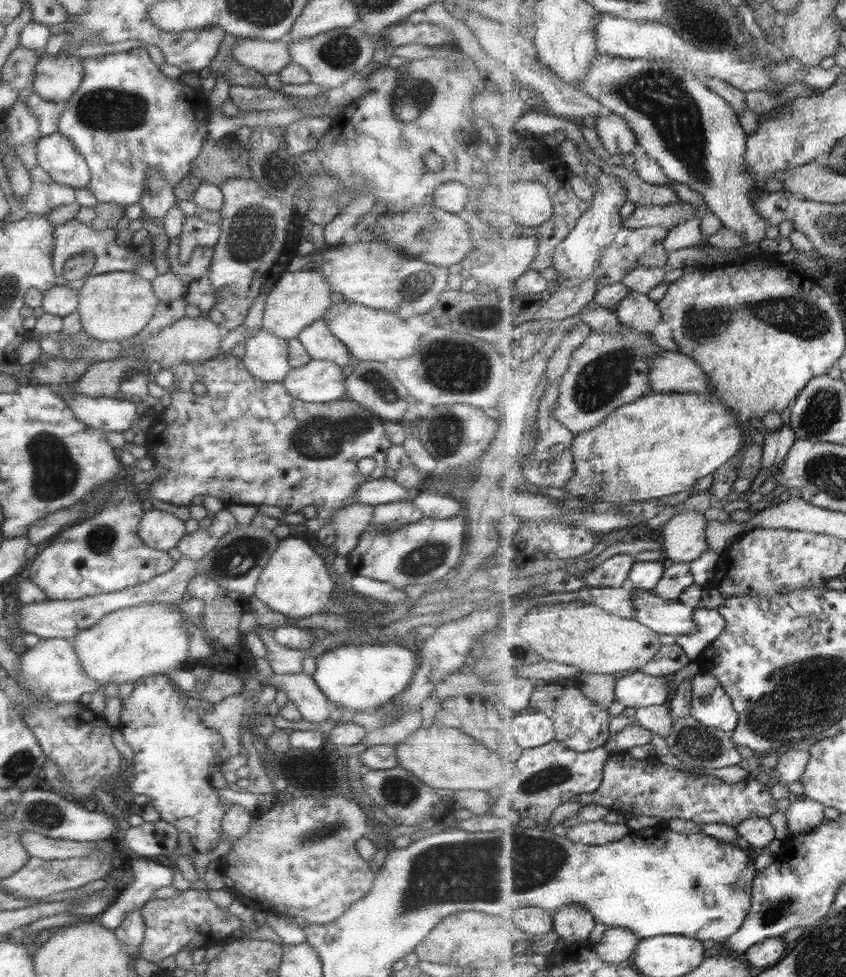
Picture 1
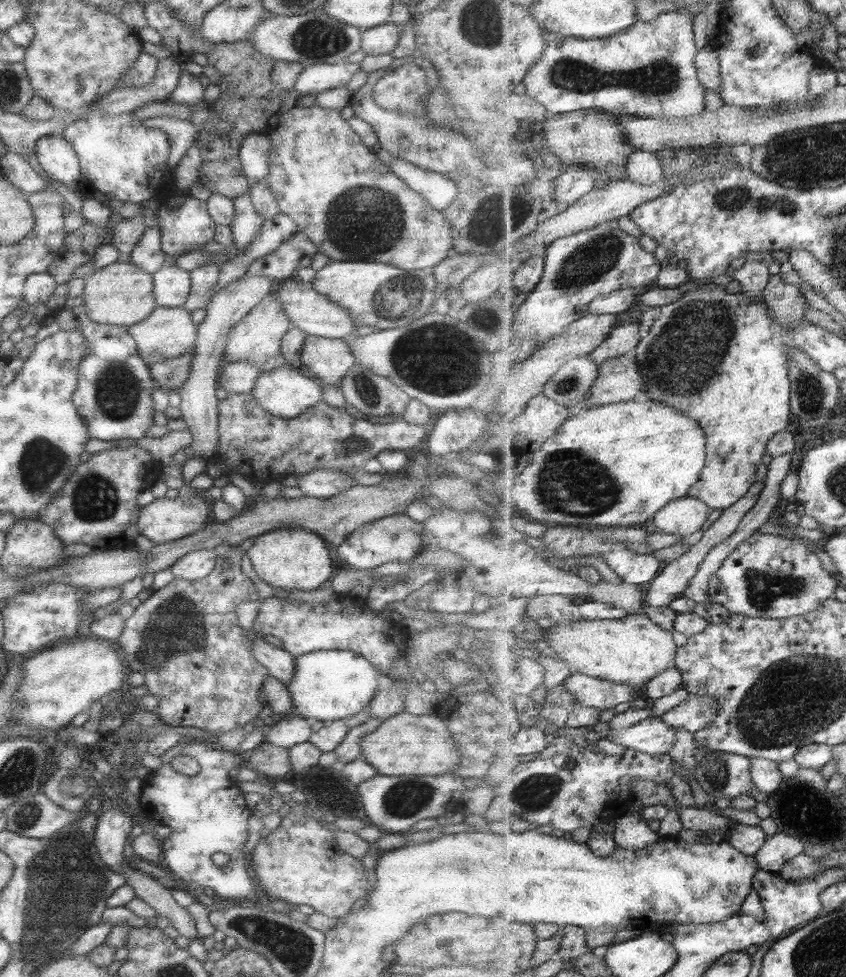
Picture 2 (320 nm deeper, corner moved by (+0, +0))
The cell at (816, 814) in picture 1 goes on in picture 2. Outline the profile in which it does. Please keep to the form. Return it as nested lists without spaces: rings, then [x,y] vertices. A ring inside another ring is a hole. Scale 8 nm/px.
[[[777,831],[767,839],[755,857],[761,869],[778,873],[789,860],[793,860],[803,852],[805,852],[805,843],[800,838]]]

